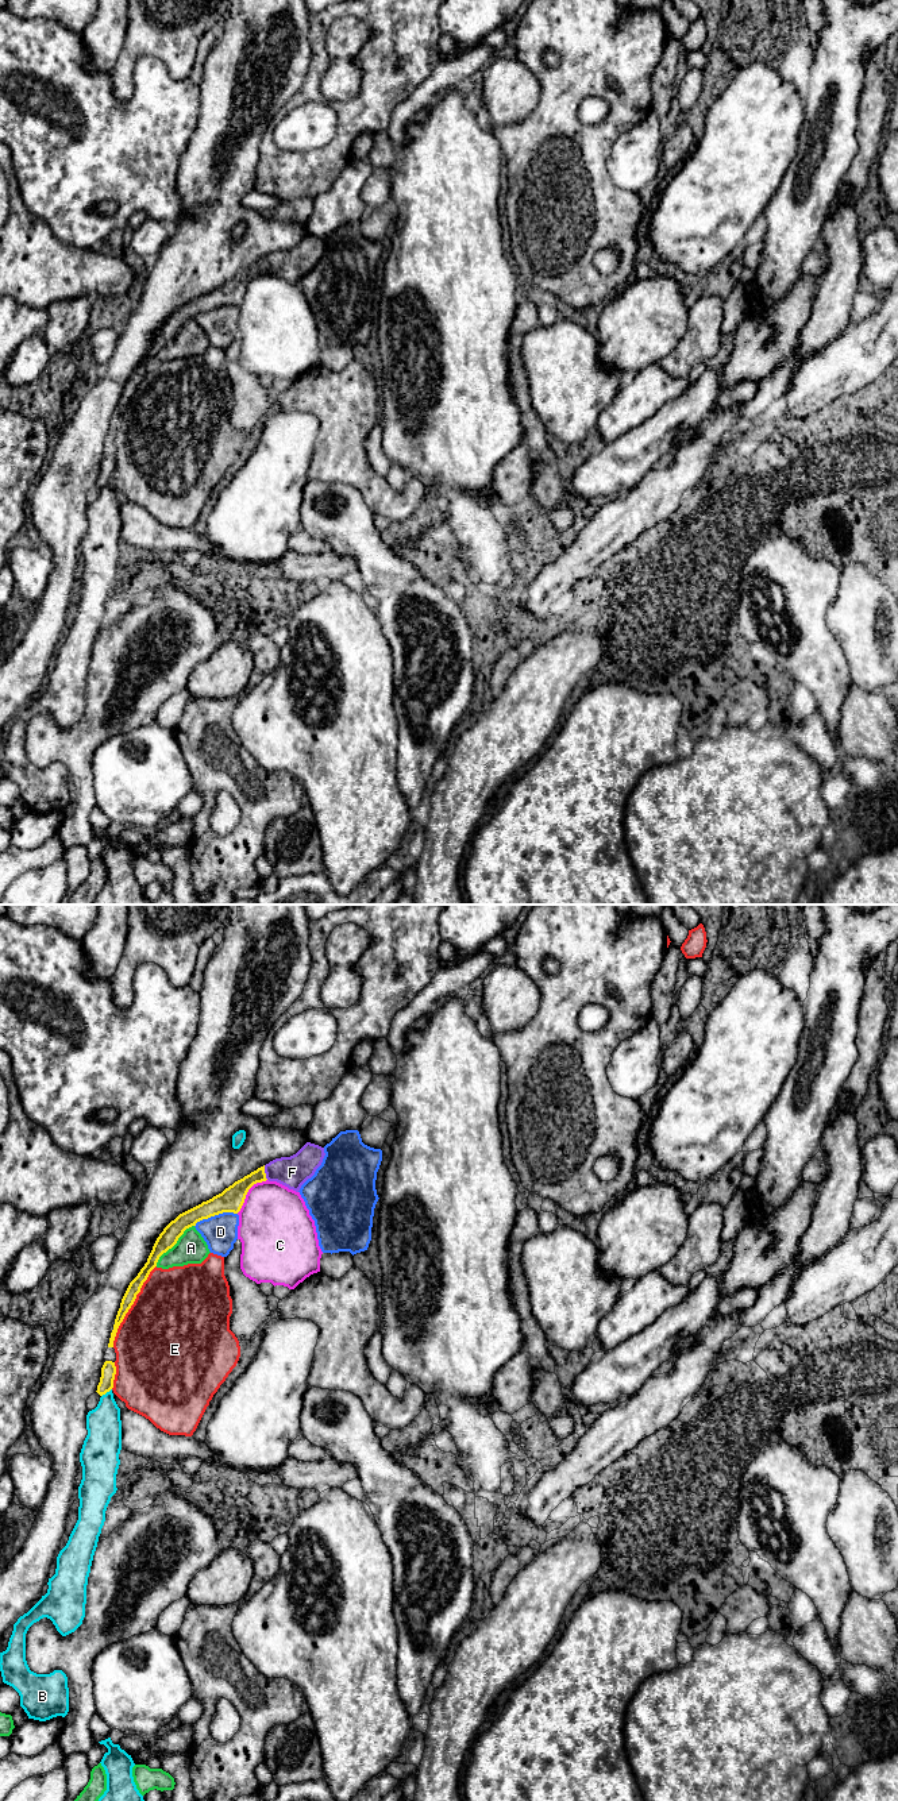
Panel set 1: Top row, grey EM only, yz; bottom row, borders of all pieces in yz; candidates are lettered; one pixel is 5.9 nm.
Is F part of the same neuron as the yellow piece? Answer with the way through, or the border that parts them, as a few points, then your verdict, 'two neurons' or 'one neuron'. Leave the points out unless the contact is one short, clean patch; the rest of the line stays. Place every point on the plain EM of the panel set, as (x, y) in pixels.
way yz (231, 292), (253, 270), (263, 265), (292, 265); one neuron

